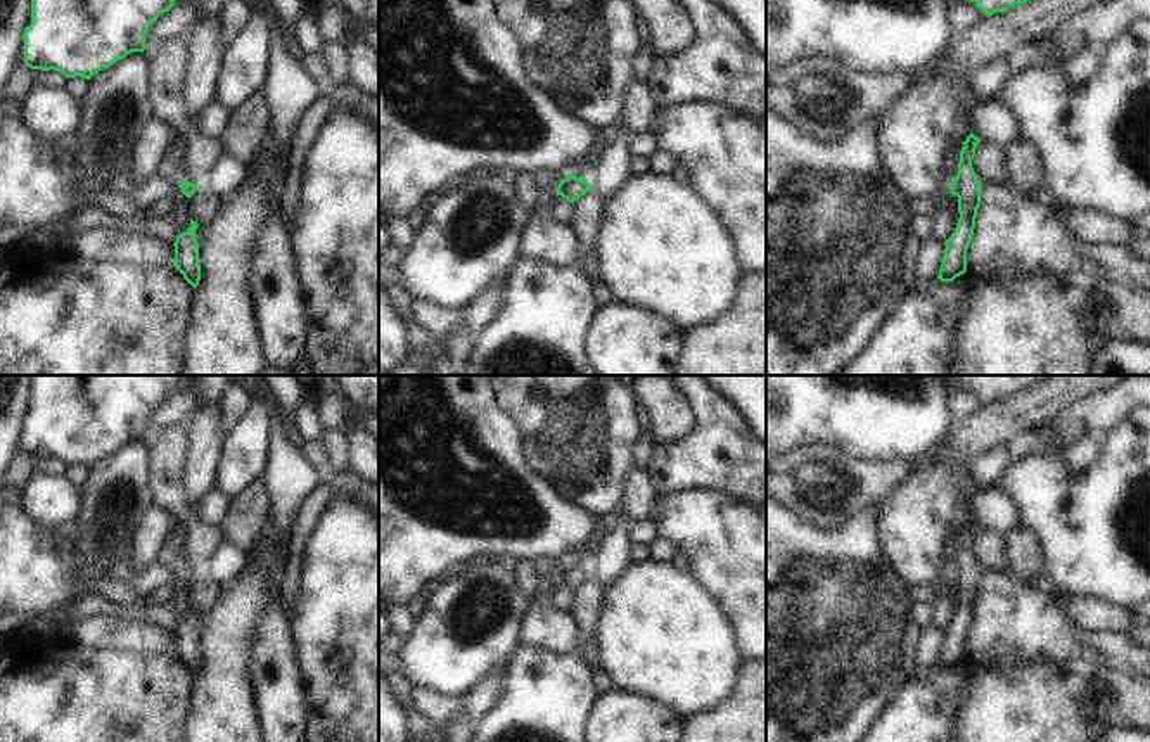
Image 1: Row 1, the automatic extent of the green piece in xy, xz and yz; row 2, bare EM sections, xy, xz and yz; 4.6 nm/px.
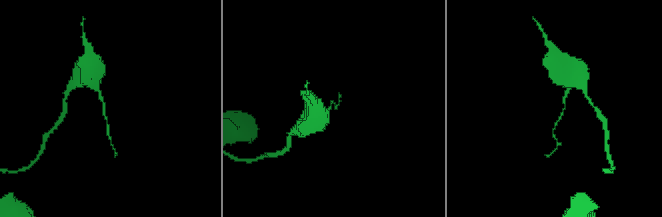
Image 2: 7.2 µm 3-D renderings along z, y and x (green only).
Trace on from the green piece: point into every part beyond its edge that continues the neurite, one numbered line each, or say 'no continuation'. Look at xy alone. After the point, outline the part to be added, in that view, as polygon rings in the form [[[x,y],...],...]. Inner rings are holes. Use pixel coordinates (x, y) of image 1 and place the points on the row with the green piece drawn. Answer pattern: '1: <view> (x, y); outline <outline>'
no continuation

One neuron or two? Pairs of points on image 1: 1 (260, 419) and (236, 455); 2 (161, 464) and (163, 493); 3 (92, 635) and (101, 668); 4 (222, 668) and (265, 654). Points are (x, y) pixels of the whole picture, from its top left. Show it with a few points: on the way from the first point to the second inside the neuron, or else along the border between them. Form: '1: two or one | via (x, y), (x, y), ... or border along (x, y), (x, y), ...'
1: one | via (255, 428), (244, 447)
2: one | via (163, 471), (163, 486)
3: two | border along (56, 639), (82, 647), (123, 647), (135, 652)
4: two | border along (256, 620), (251, 628), (248, 668), (253, 699)

